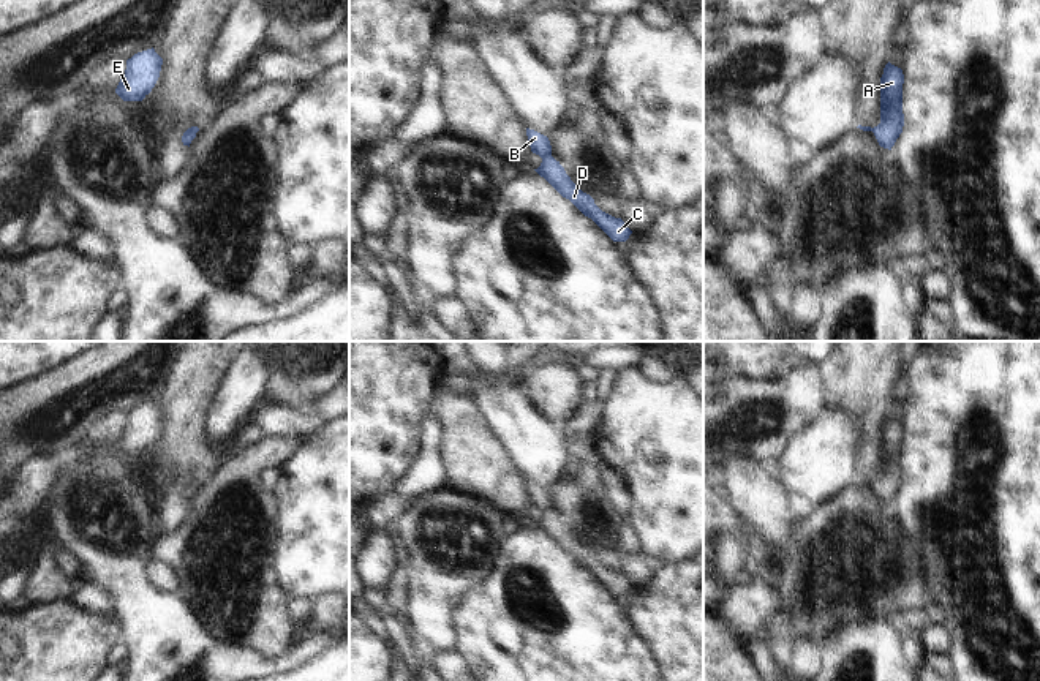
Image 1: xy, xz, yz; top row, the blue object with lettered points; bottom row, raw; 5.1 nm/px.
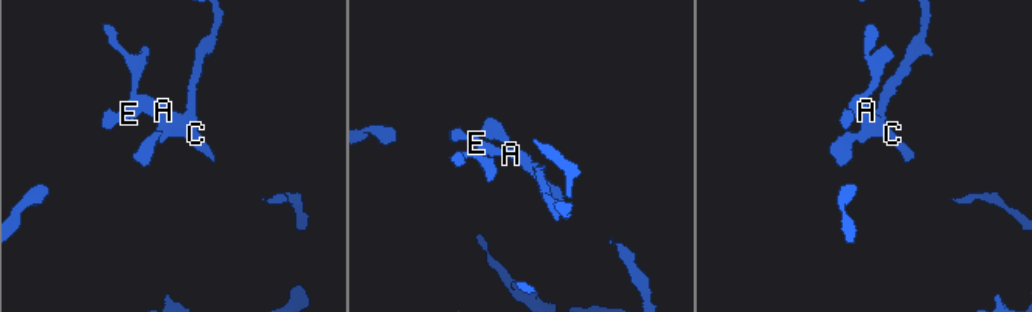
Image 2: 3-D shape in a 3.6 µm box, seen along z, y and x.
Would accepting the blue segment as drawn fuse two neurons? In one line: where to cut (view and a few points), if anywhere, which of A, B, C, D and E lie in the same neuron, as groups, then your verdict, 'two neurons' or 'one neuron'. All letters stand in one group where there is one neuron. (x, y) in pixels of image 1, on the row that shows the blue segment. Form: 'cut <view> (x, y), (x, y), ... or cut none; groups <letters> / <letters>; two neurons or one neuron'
cut none; groups A B C D E; one neuron

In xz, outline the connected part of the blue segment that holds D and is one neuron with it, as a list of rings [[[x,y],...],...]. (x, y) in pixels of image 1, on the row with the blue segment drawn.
[[[526,128],[531,152],[542,158],[534,169],[544,177],[563,198],[569,199],[585,216],[591,218],[613,242],[626,242],[632,231],[621,218],[602,212],[594,199],[583,193],[566,174],[564,167],[552,156],[552,145],[547,136]]]

